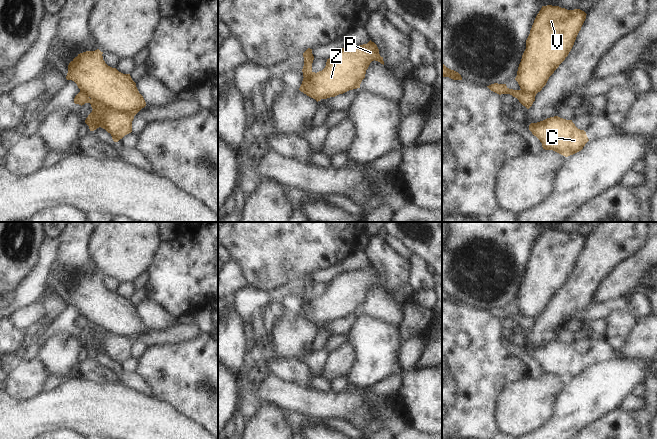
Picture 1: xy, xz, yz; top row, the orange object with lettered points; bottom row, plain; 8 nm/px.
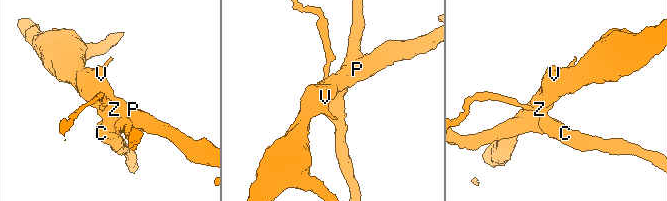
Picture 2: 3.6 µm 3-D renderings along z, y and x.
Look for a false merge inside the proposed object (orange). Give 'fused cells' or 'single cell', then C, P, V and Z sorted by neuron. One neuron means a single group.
fused cells | C / P V Z

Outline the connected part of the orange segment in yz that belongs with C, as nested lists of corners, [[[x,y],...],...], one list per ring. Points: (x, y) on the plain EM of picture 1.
[[[558,340],[531,347],[529,354],[542,367],[545,374],[553,374],[565,381],[583,373],[589,365],[586,356],[578,353],[572,344]]]

